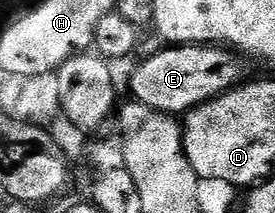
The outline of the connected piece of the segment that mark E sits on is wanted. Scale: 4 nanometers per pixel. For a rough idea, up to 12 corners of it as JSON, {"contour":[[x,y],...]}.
{"contour":[[166,45],[134,71],[137,102],[181,116],[243,82],[229,47]]}

